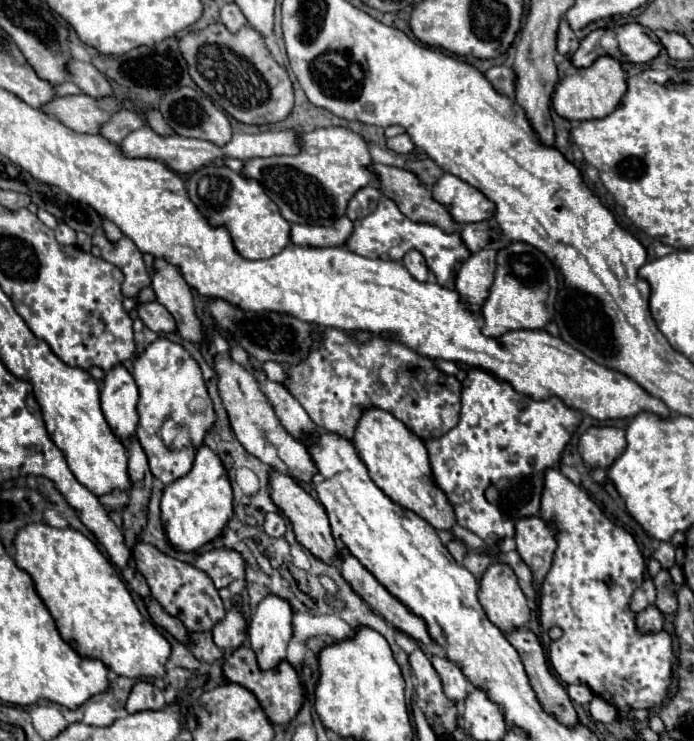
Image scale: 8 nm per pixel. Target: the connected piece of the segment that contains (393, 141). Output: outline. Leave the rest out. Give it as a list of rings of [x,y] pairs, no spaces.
[[[400,134],[400,136],[388,138],[386,144],[388,144],[388,148],[392,148],[394,152],[400,152],[400,154],[408,154],[408,152],[414,150],[414,144],[412,144],[408,134]]]

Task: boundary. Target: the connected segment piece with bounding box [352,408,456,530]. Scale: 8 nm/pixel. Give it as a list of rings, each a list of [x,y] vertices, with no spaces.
[[[366,408],[358,418],[352,442],[356,444],[356,450],[364,460],[374,484],[394,504],[412,510],[414,514],[418,514],[422,520],[426,520],[430,526],[438,530],[454,528],[456,518],[446,496],[442,492],[440,496],[432,496],[432,490],[436,490],[436,486],[432,480],[428,450],[424,442],[412,430],[406,428],[404,422],[400,422],[398,418],[394,418],[390,412],[382,408]]]

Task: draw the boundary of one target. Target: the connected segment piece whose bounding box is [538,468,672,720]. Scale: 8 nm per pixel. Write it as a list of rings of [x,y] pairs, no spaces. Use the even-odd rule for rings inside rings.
[[[556,468],[546,472],[540,516],[556,530],[558,542],[554,564],[540,588],[538,608],[542,628],[558,626],[564,632],[562,638],[550,644],[550,662],[556,674],[564,684],[586,684],[596,696],[616,706],[618,720],[628,718],[630,710],[662,706],[672,684],[672,636],[666,630],[662,634],[644,634],[636,628],[636,612],[630,608],[630,600],[644,580],[646,564],[634,538],[612,524],[590,496]]]

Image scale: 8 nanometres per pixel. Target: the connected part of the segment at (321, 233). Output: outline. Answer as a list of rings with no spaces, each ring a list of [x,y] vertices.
[[[342,216],[330,228],[324,226],[290,226],[290,240],[300,246],[344,246],[344,240],[352,234],[352,220]]]

